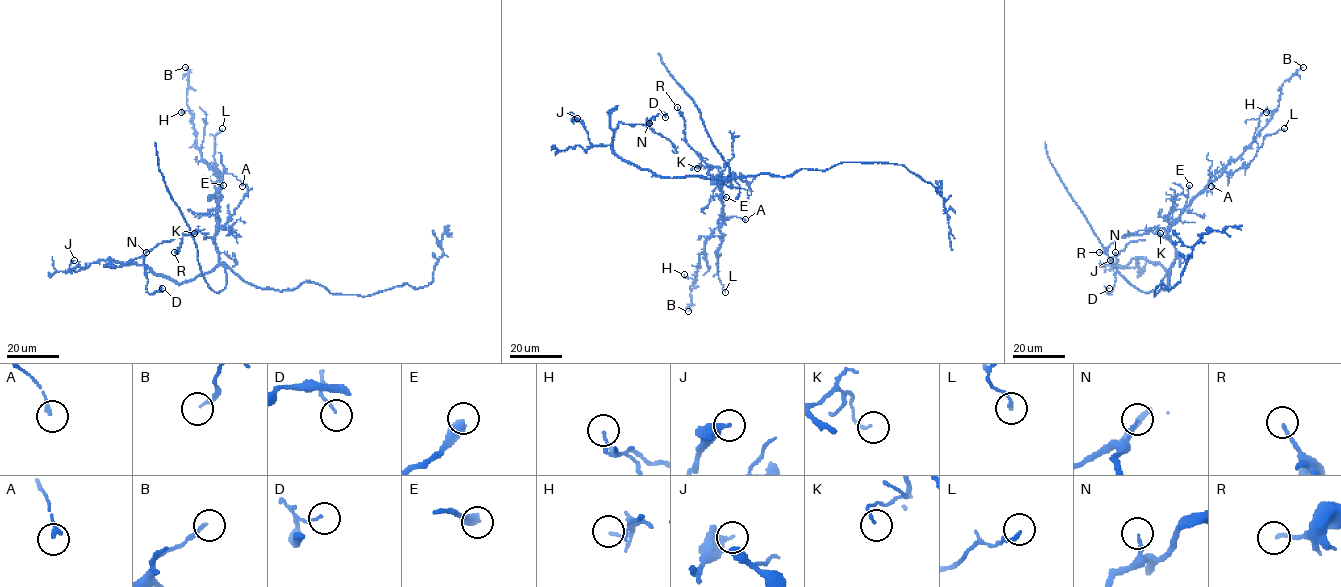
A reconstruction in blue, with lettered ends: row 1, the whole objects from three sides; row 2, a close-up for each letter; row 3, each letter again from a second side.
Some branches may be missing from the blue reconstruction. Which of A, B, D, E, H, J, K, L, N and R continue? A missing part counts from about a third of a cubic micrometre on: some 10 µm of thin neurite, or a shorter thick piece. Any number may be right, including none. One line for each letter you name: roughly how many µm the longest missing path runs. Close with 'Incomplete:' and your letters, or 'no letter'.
Incomplete: no letter

